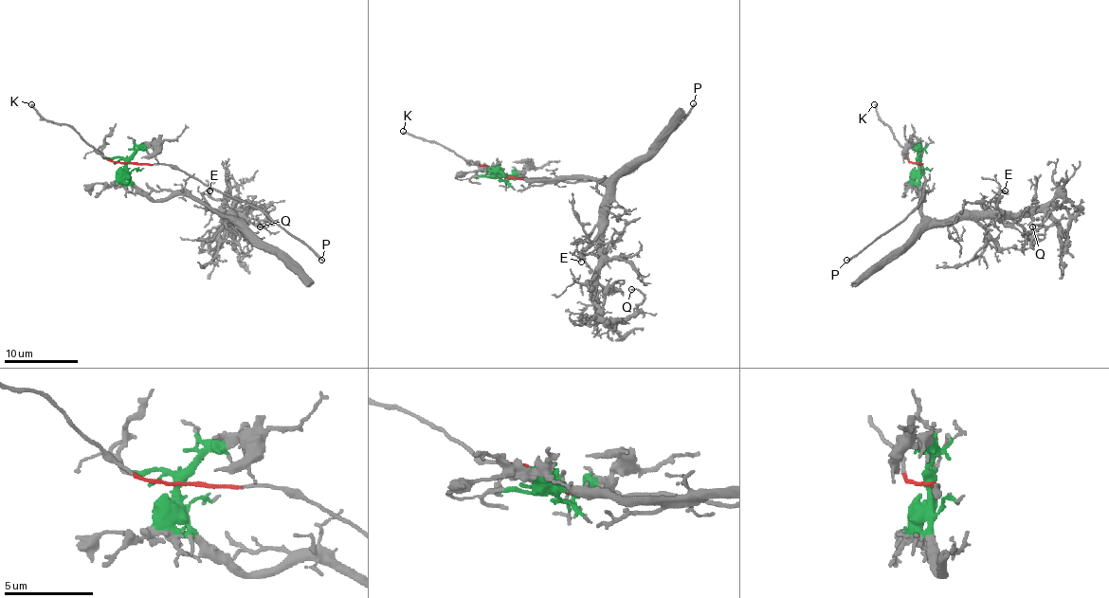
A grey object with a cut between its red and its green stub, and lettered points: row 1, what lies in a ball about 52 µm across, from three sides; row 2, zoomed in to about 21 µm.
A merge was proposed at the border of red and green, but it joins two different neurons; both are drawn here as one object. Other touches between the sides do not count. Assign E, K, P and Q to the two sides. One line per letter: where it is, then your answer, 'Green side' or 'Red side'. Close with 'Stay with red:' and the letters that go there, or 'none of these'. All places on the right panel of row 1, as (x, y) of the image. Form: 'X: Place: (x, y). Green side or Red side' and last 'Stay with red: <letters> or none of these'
E: Place: (1005, 190). Green side
K: Place: (874, 104). Red side
P: Place: (846, 260). Red side
Q: Place: (1032, 226). Green side
Stay with red: K, P

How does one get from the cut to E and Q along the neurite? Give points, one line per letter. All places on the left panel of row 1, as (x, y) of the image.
E: (128, 163), (126, 175), (154, 200), (191, 194), (235, 220), (204, 205), (202, 194), (209, 190)
Q: (128, 163), (154, 200), (191, 194), (235, 220), (223, 218), (229, 231), (254, 207), (272, 224), (260, 227)

